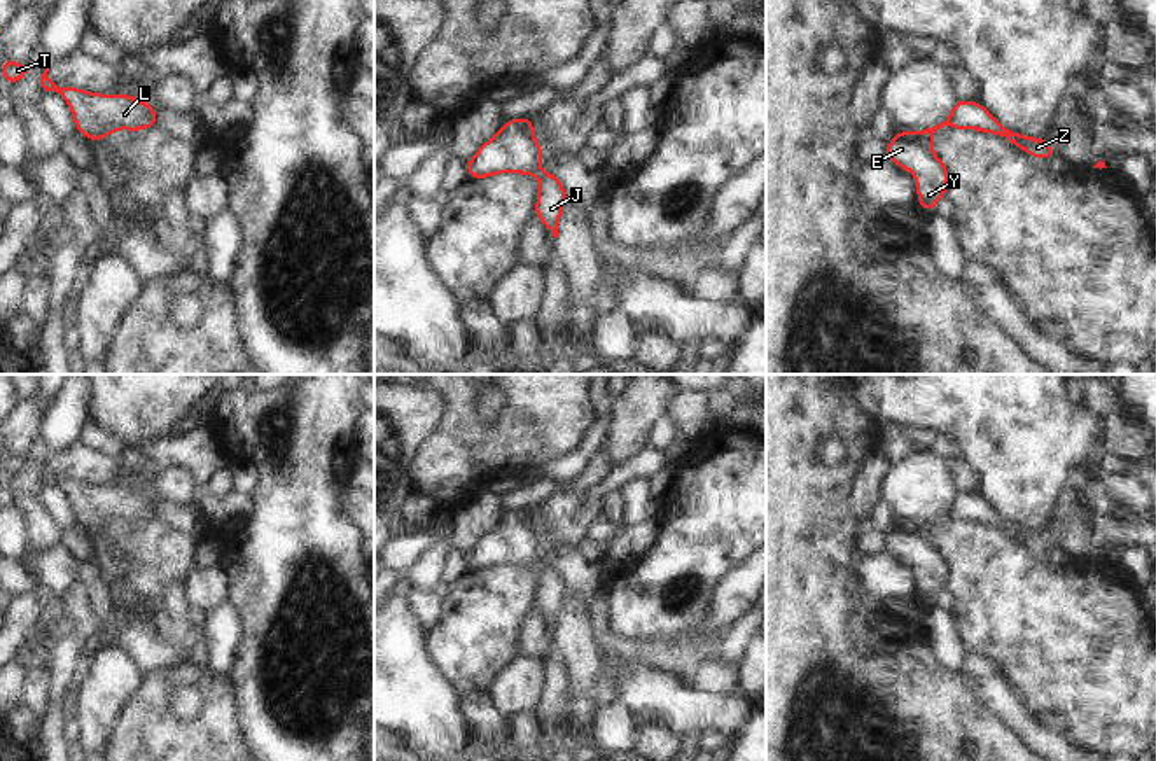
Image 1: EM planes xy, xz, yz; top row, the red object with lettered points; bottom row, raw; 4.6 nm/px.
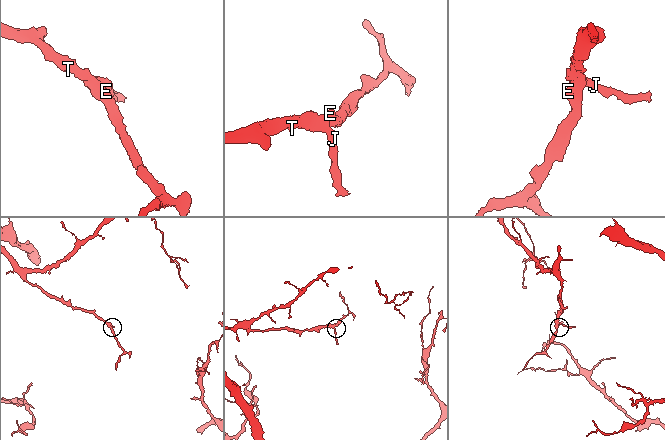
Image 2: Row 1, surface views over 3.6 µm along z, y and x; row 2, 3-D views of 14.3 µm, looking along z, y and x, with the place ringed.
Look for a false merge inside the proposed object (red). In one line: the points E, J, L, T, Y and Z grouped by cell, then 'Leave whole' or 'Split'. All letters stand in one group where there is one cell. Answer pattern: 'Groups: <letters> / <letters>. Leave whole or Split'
Groups: E J L T Y Z. Leave whole

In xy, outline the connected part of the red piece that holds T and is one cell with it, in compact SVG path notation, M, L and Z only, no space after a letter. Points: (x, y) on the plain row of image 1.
M9 450L3 451L2 465L5 472L16 476L28 465L28 457L26 455L14 455Z

